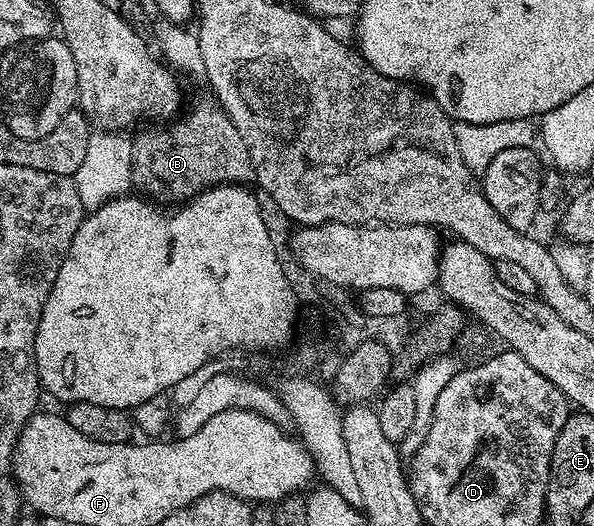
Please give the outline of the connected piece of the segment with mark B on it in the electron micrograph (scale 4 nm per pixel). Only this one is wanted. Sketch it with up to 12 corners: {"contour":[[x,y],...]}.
{"contour":[[223,107],[132,137],[137,194],[172,207],[255,182]]}

